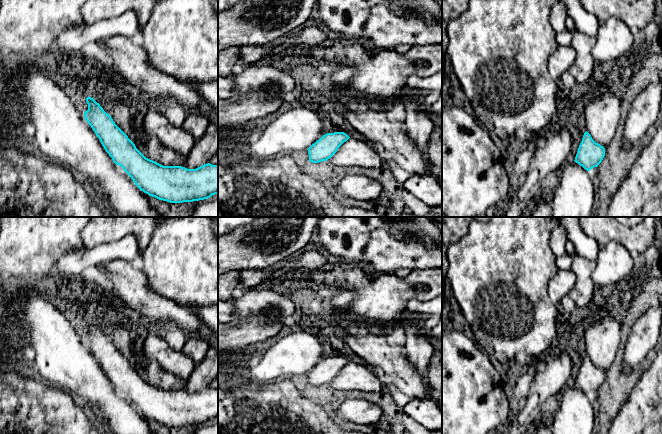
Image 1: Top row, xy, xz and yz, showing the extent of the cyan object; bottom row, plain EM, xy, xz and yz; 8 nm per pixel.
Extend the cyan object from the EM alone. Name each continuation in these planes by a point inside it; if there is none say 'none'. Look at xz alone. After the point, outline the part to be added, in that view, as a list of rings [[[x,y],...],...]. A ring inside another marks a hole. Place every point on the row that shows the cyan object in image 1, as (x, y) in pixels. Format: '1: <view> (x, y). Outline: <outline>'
1: xz (353, 153). Outline: [[[349,138],[327,160],[339,167],[380,168],[387,164],[383,155],[378,154],[371,143]]]

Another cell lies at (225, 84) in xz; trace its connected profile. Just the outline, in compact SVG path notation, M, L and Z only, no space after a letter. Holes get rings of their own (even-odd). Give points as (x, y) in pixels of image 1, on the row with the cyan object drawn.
M218 75L218 98L229 99L234 95L234 78Z

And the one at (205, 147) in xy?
M218 131L204 134L195 142L192 150L186 155L187 169L196 169L209 163L213 155L218 151Z

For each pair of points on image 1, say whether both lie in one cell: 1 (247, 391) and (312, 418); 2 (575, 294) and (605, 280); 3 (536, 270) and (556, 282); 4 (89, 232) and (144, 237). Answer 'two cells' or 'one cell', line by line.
1: one cell
2: two cells
3: two cells
4: one cell

